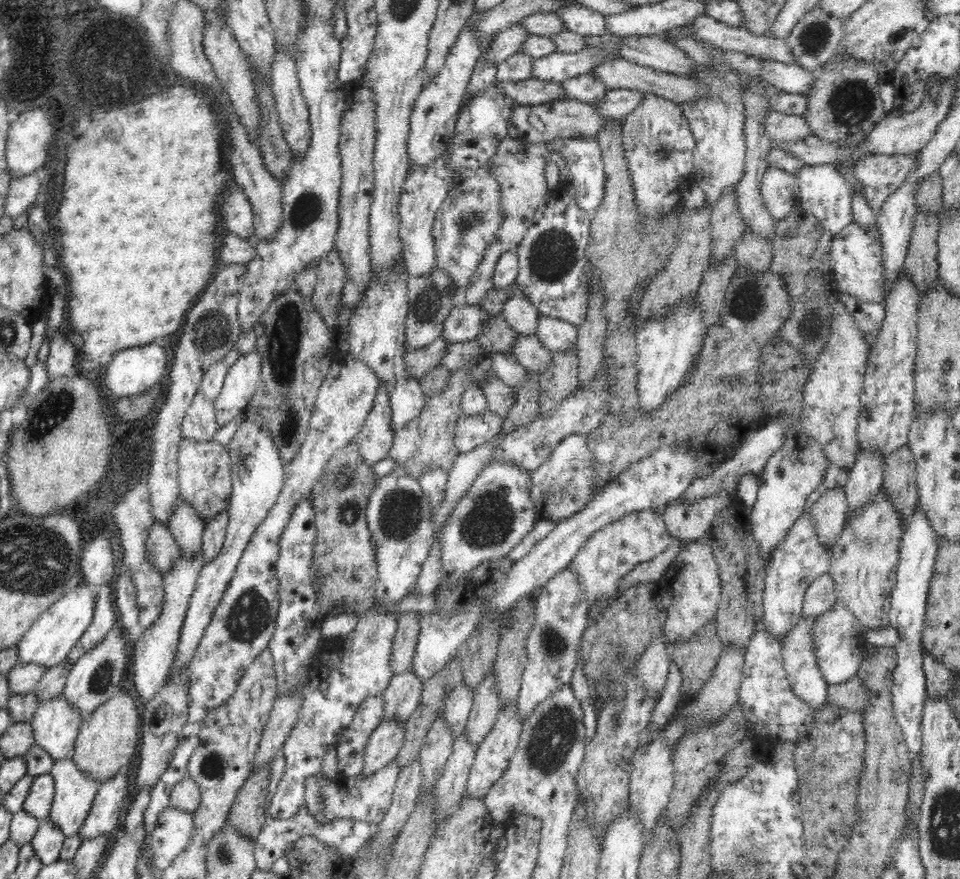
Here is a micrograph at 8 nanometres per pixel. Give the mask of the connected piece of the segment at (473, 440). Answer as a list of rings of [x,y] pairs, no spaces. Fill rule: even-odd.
[[[486,409],[477,415],[460,415],[454,429],[454,446],[459,452],[471,451],[475,446],[488,442],[503,430],[503,417]]]

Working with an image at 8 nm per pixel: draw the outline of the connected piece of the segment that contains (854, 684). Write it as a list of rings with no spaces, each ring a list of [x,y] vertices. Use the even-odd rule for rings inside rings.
[[[857,674],[850,680],[828,688],[827,702],[842,709],[862,711],[869,703],[869,693]]]

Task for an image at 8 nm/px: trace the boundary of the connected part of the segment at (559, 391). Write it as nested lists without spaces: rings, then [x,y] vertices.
[[[577,348],[568,352],[553,352],[539,382],[539,412],[549,415],[551,410],[580,383]]]

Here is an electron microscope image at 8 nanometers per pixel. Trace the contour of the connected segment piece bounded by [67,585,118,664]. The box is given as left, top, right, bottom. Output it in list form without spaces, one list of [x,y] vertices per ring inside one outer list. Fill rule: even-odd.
[[[100,585],[98,587],[100,590],[96,594],[96,606],[94,606],[92,624],[88,626],[84,636],[78,640],[78,644],[69,652],[67,661],[70,664],[74,664],[87,652],[100,645],[102,640],[110,633],[110,630],[114,628],[114,624],[118,622],[118,617],[116,617],[116,612],[114,612],[112,588],[108,585]]]

